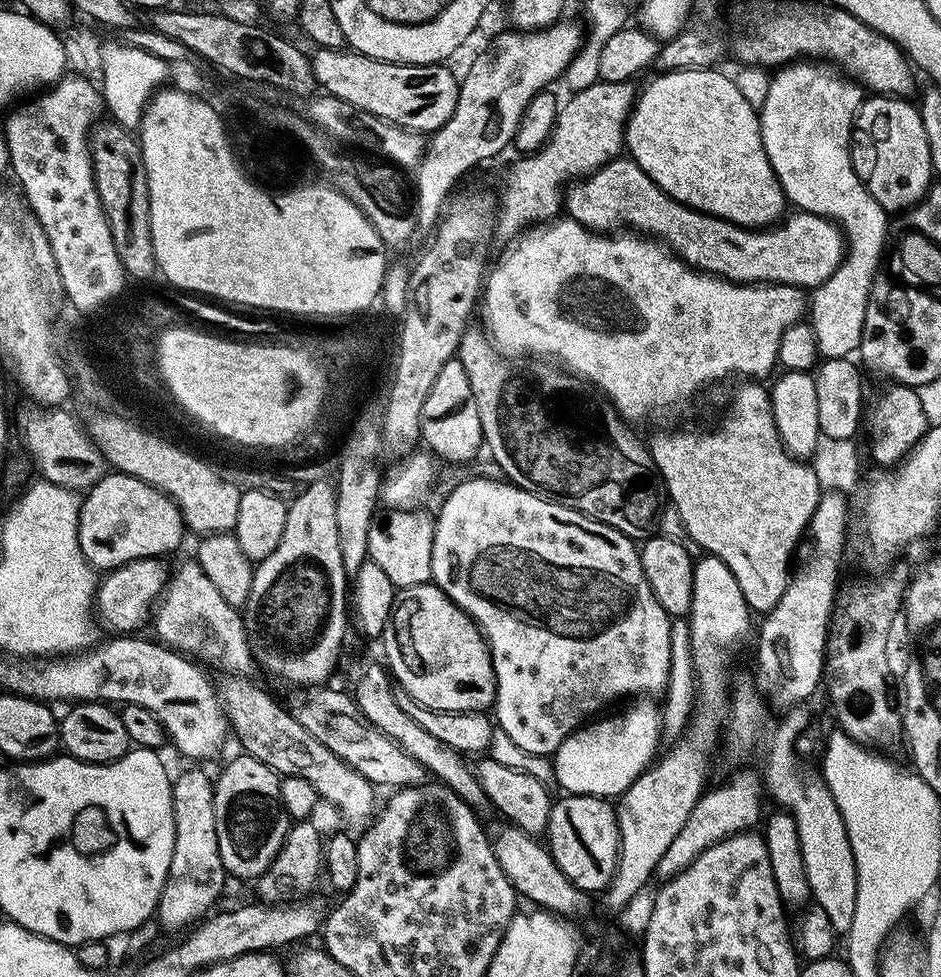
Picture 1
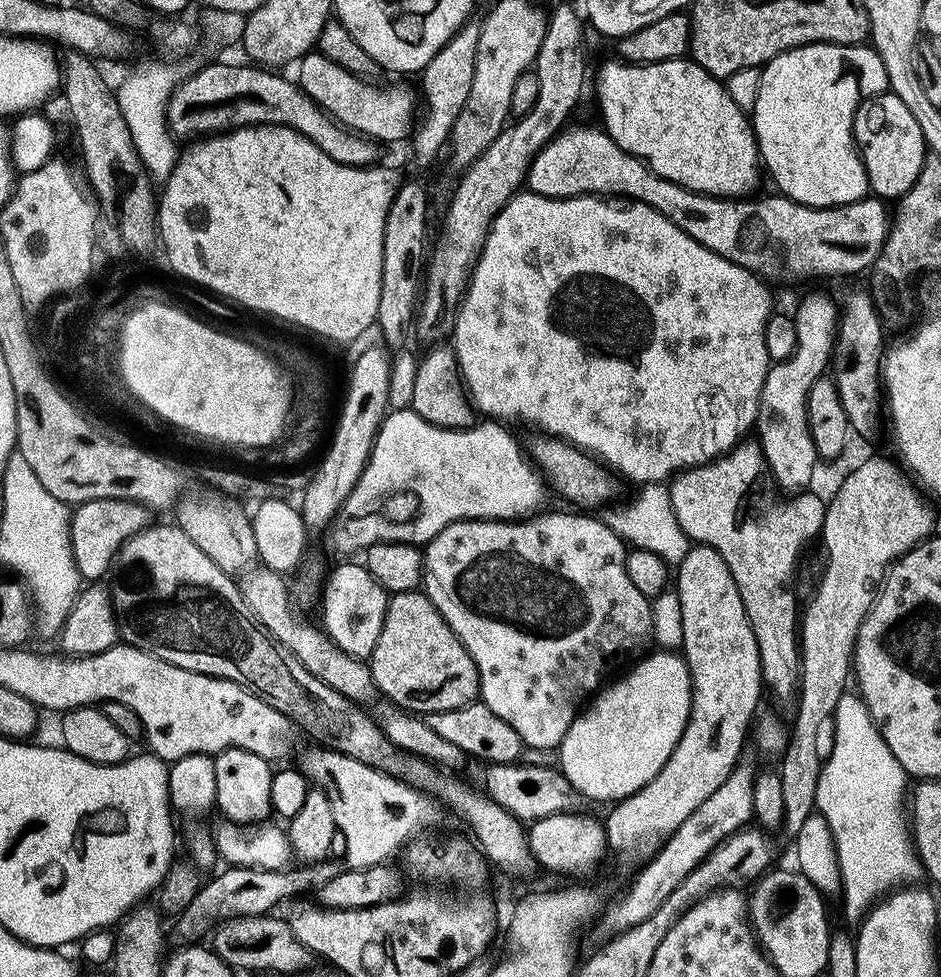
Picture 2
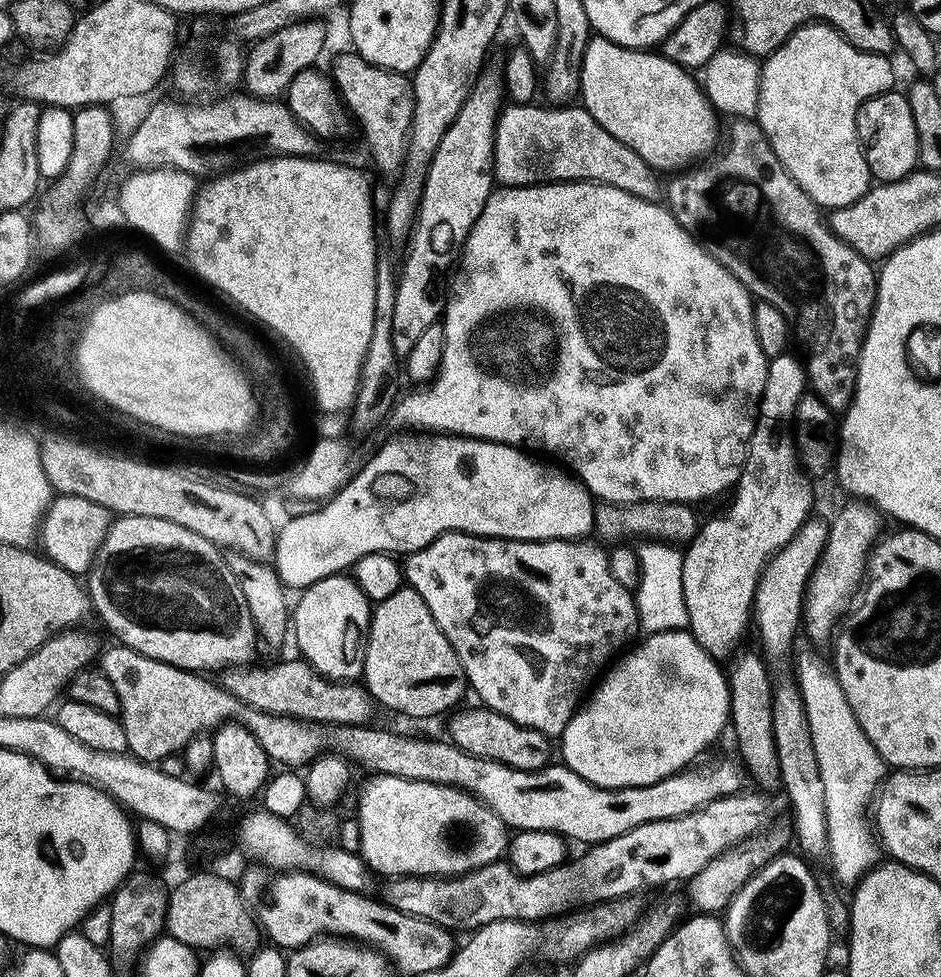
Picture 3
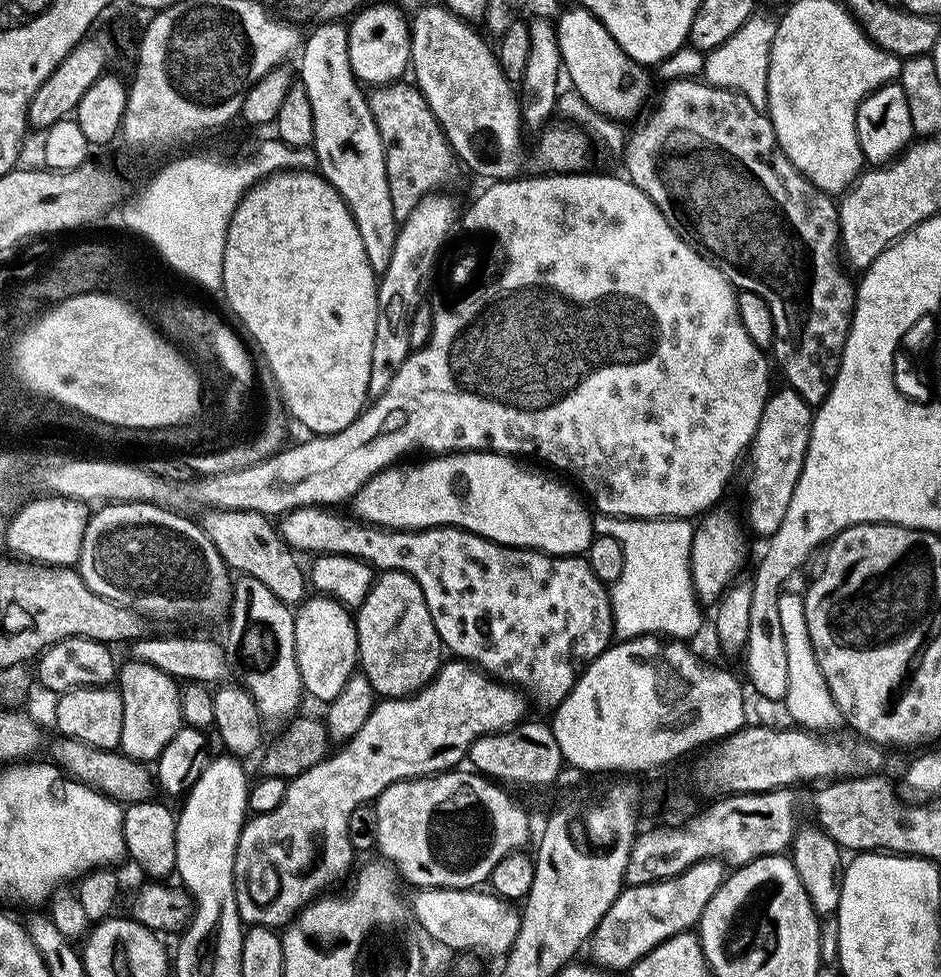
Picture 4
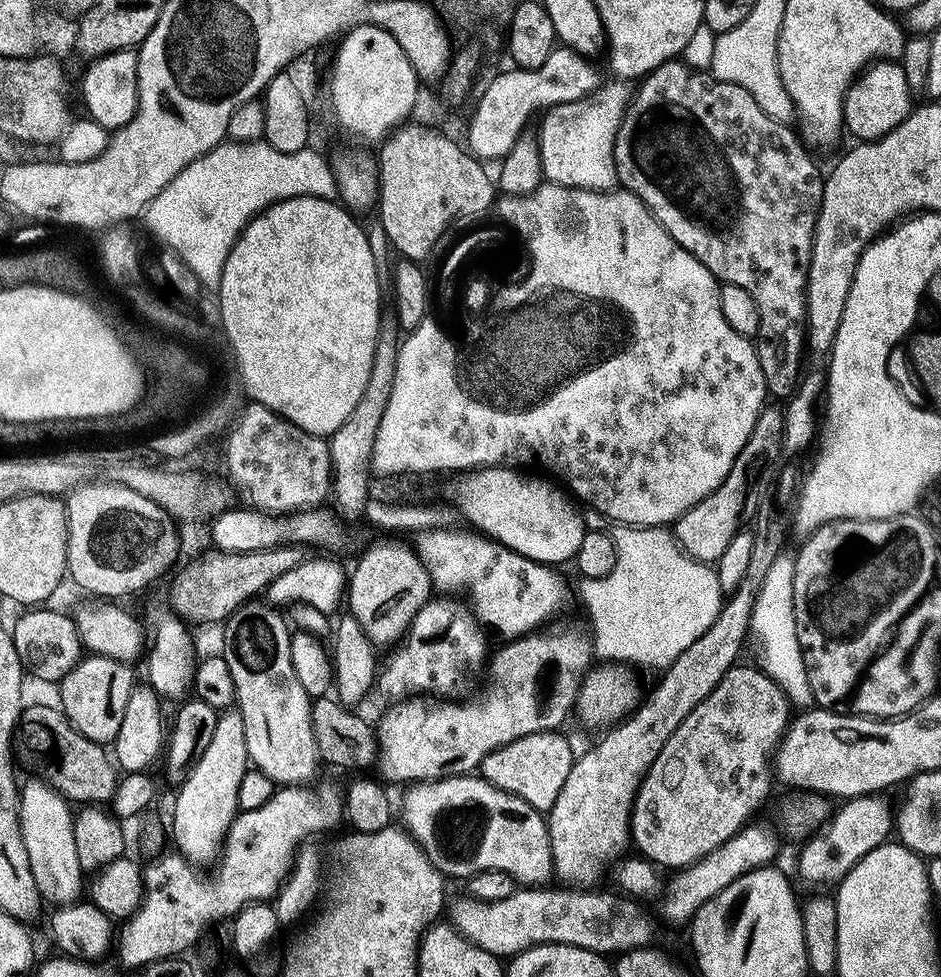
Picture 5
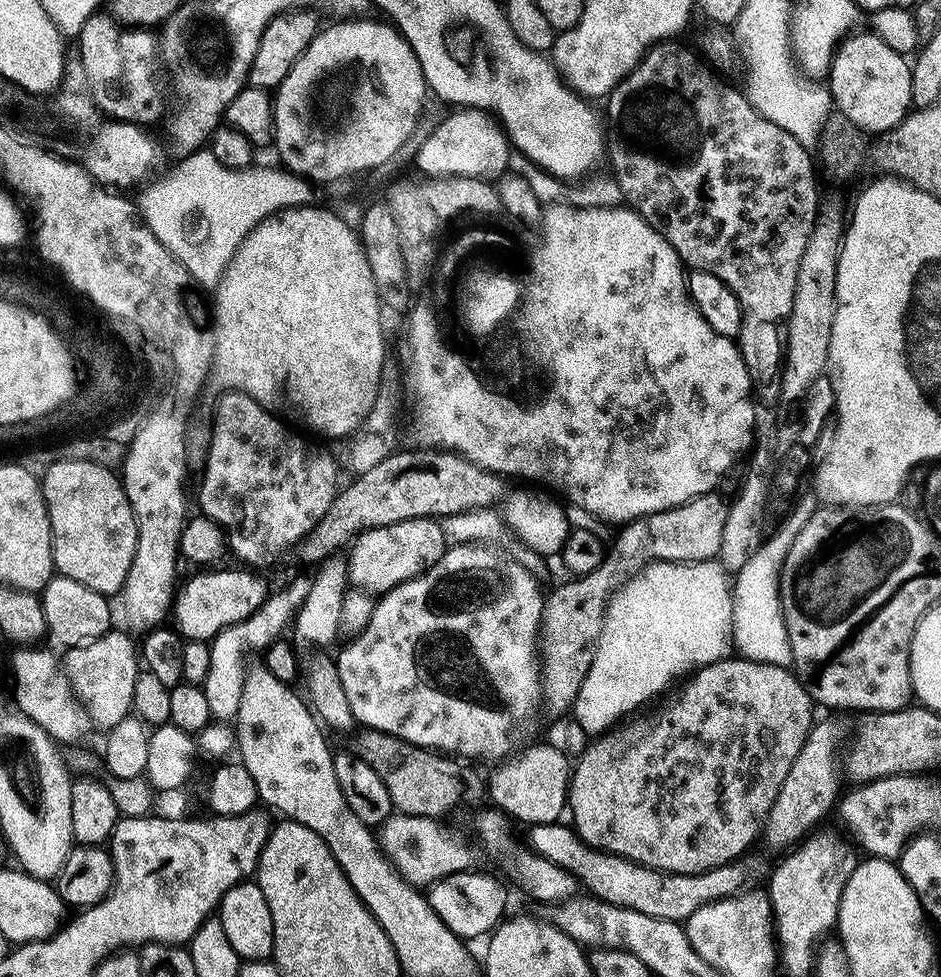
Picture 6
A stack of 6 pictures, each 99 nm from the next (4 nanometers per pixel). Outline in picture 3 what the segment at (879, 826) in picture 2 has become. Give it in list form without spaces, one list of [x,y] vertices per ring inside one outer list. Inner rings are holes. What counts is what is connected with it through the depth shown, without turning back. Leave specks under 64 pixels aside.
[[[804,652],[796,664],[800,696],[804,699],[806,718],[810,726],[810,734],[814,742],[814,754],[818,758],[820,777],[824,787],[824,802],[826,810],[826,826],[828,827],[828,850],[826,860],[832,863],[832,872],[840,884],[855,886],[871,868],[877,867],[878,860],[872,857],[872,851],[877,851],[878,840],[874,835],[873,825],[864,815],[869,815],[870,805],[886,775],[884,759],[874,750],[870,738],[862,730],[862,726],[854,720],[854,710],[850,710],[850,702],[842,694],[842,686],[836,681],[835,675],[829,669],[820,665],[820,660],[812,652]]]

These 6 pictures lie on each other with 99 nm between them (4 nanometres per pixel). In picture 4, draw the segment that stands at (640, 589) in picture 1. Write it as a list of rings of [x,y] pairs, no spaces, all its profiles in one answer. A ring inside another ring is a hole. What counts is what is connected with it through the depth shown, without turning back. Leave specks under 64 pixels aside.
[[[328,506],[295,508],[283,514],[278,531],[297,553],[341,552],[344,556],[367,560],[373,569],[395,570],[414,578],[422,586],[441,645],[447,651],[449,648],[453,657],[476,665],[505,685],[525,688],[540,708],[555,710],[570,694],[581,672],[613,643],[609,589],[590,570],[583,555],[549,556],[530,548],[510,548],[451,526],[423,530],[381,528],[356,518],[347,520],[336,512]]]

